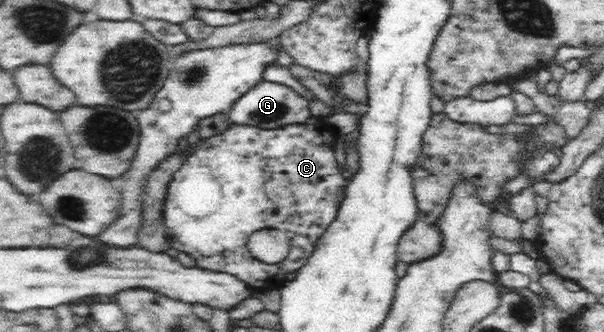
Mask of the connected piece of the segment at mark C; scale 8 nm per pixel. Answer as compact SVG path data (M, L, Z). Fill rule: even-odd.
M319 123L284 125L275 129L260 127L233 127L204 142L194 142L181 167L169 183L164 209L165 238L168 246L189 253L200 269L217 273L231 273L252 290L270 290L285 284L287 273L303 269L315 243L331 225L337 215L339 201L346 179L341 176L334 154L336 136L324 130ZM262 229L278 229L285 232L290 242L290 253L280 263L262 263L253 258L247 249L251 233Z

